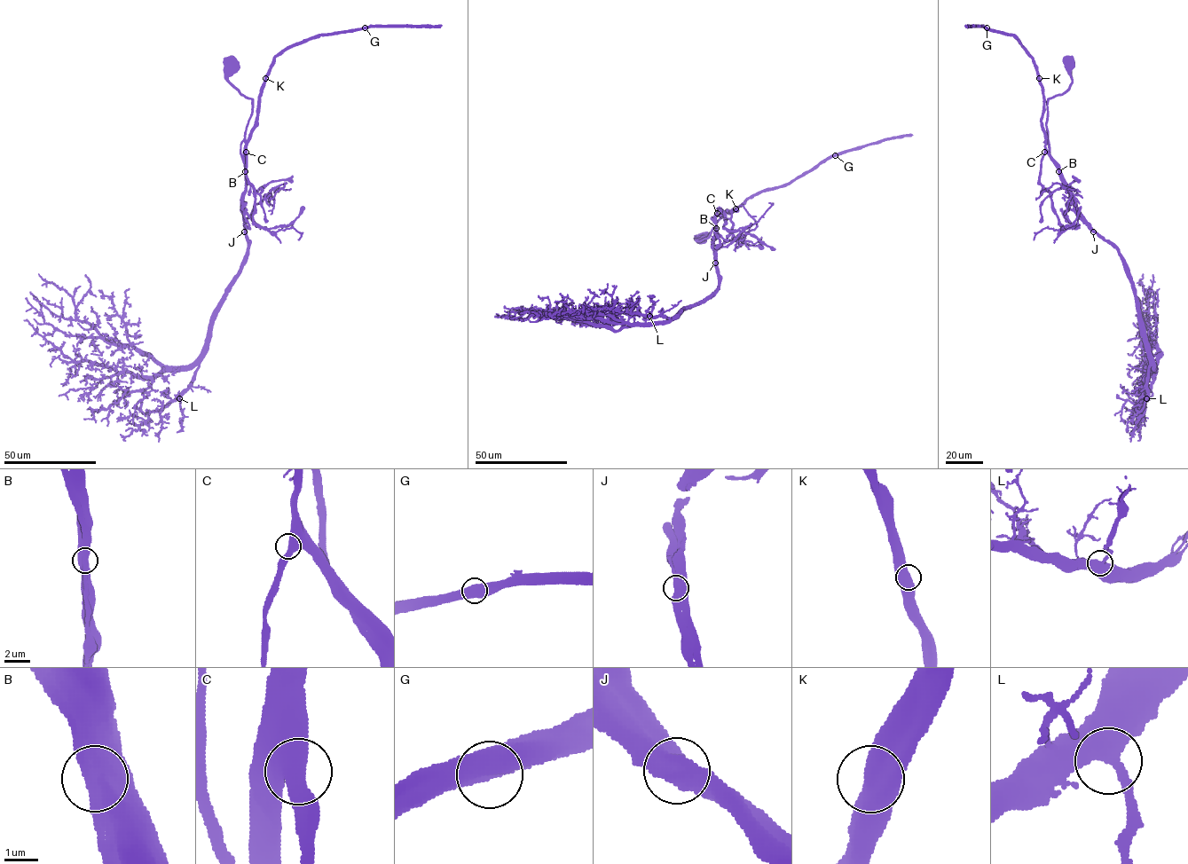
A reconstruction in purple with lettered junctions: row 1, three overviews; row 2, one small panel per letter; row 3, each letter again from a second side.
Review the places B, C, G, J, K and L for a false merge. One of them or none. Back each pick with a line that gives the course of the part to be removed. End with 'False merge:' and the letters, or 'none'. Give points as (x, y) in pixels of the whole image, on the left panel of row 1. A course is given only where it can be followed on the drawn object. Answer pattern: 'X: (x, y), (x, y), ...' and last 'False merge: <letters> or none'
False merge: none

